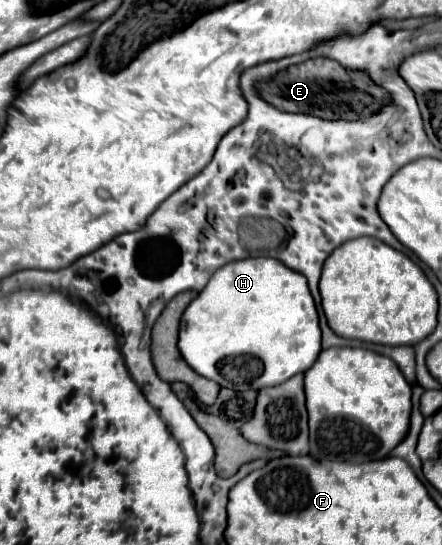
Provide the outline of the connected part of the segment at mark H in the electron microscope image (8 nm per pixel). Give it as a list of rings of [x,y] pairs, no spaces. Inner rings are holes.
[[[268,256],[244,258],[224,264],[212,274],[204,290],[198,292],[196,300],[192,300],[190,306],[184,310],[180,320],[178,350],[182,352],[182,358],[194,372],[202,374],[208,380],[214,380],[224,388],[244,390],[242,386],[248,386],[252,390],[258,390],[282,384],[298,372],[306,372],[322,350],[318,312],[314,298],[308,290],[306,278],[300,272],[294,272],[288,266],[284,266],[280,260]],[[250,360],[252,364],[256,364],[258,360],[262,364],[262,370],[254,370],[254,374],[250,368]]]

